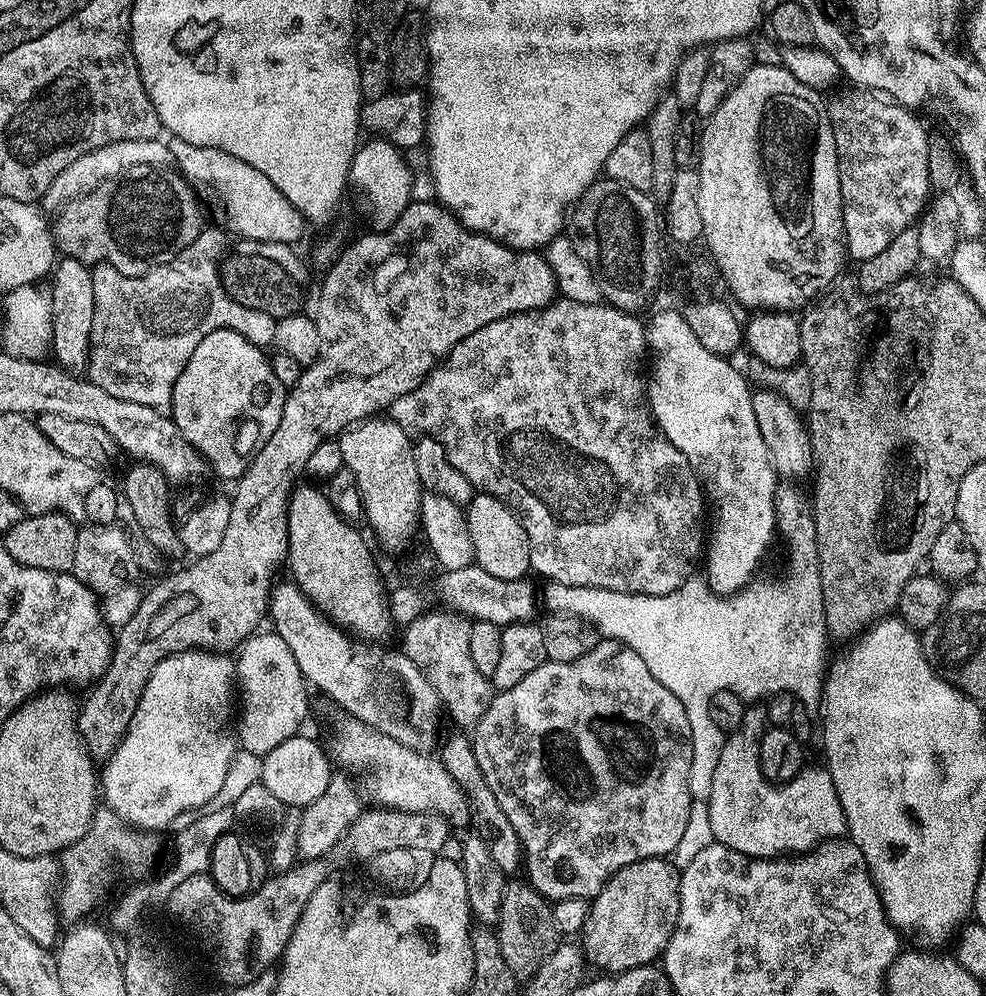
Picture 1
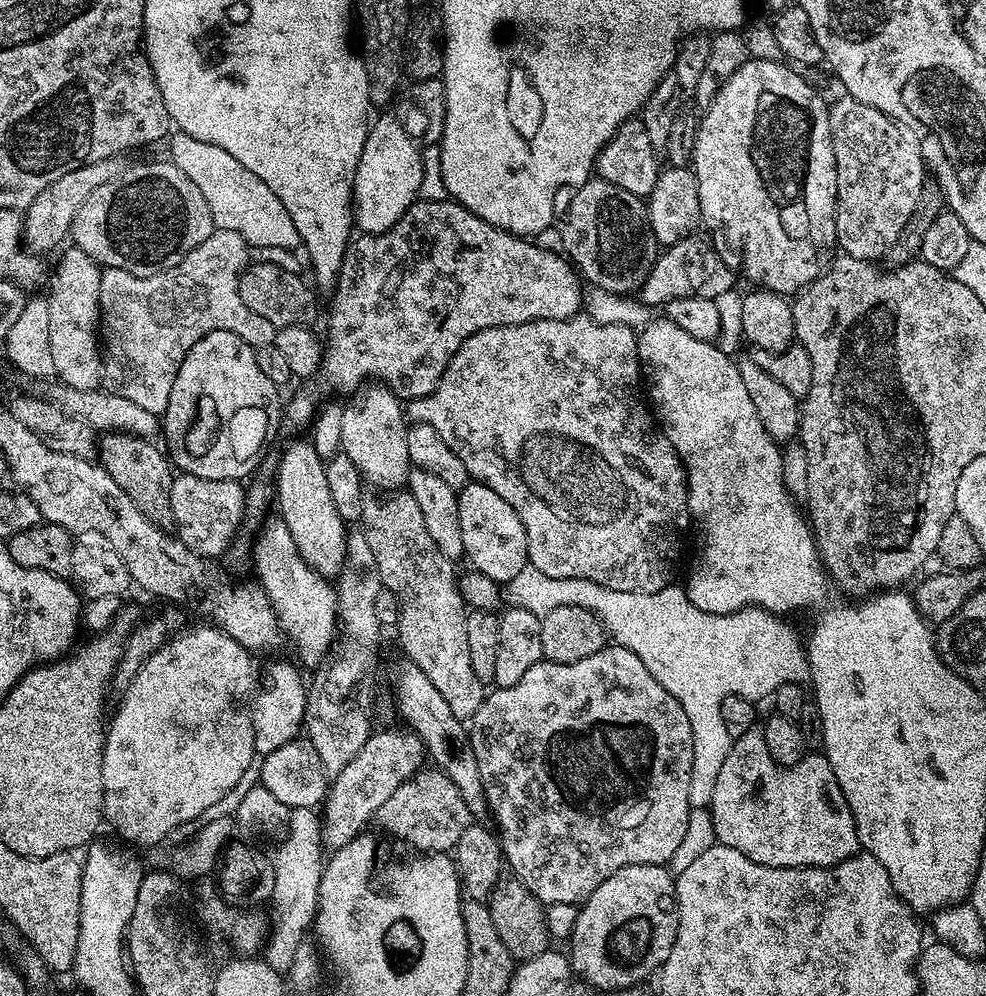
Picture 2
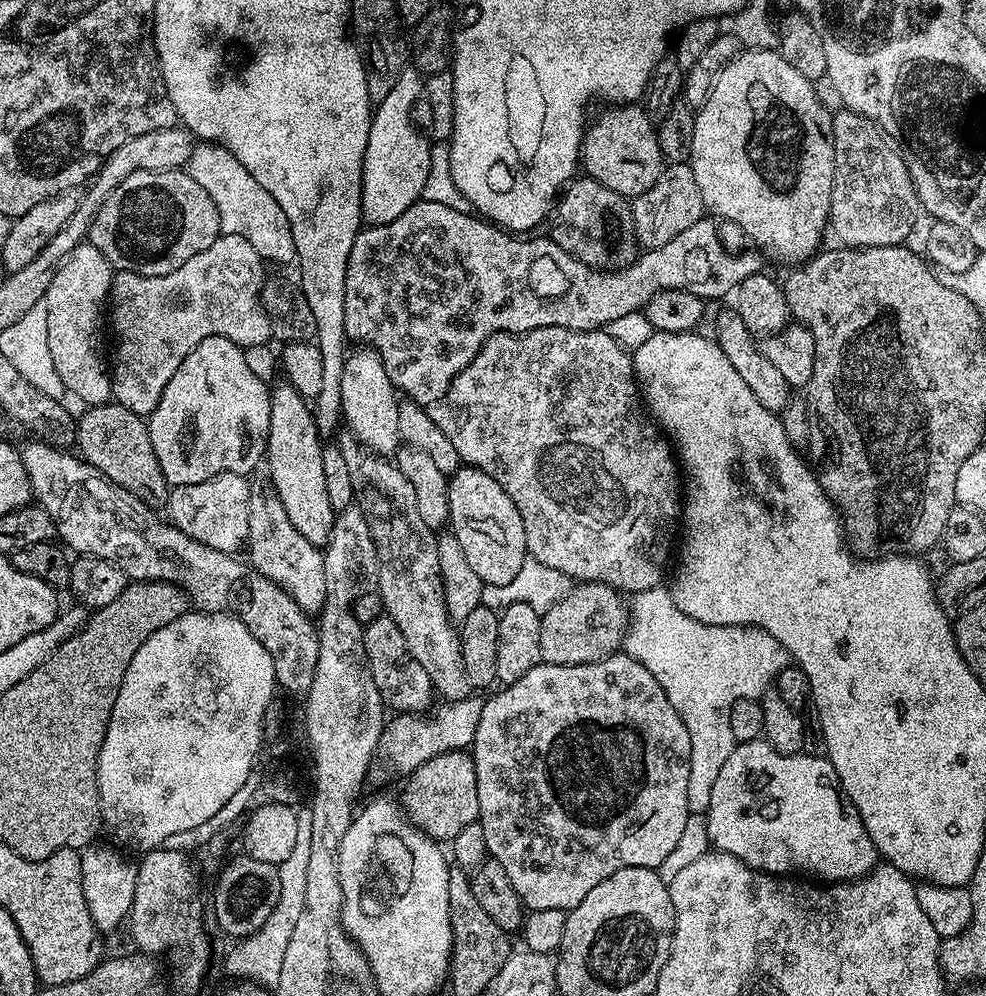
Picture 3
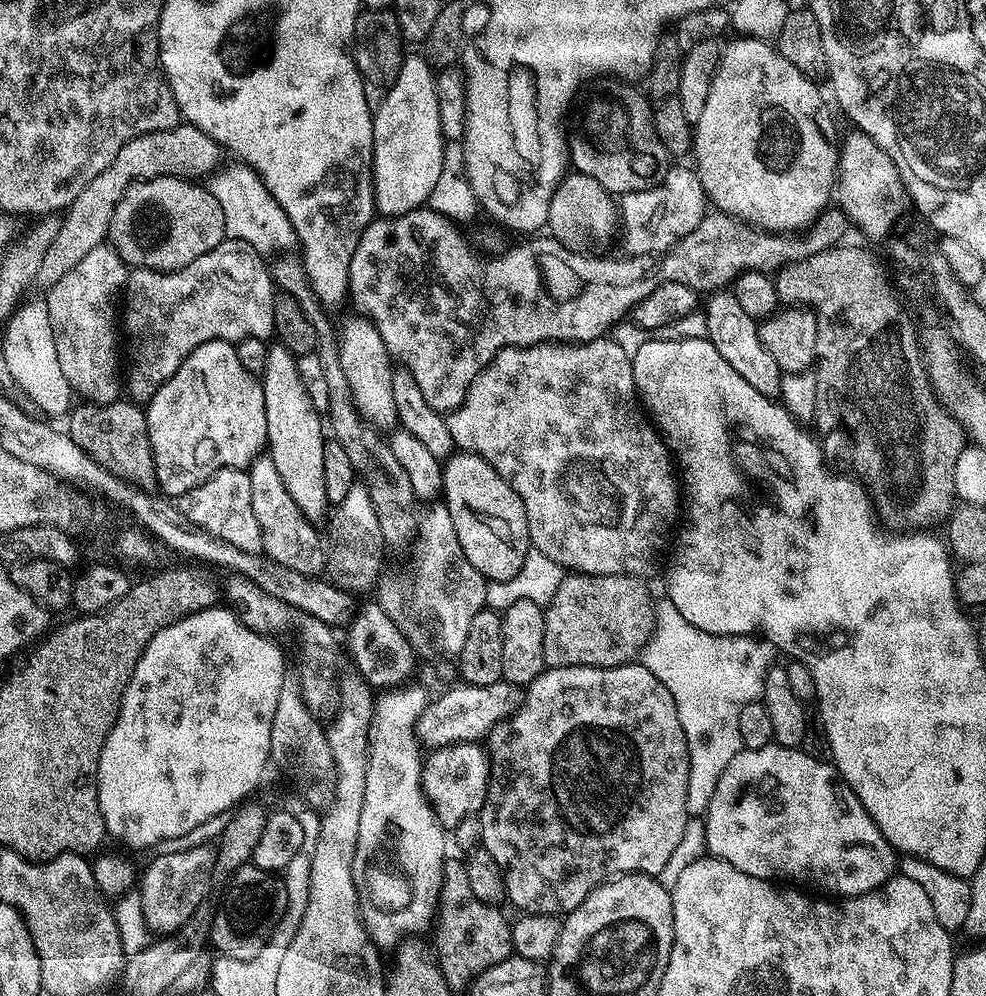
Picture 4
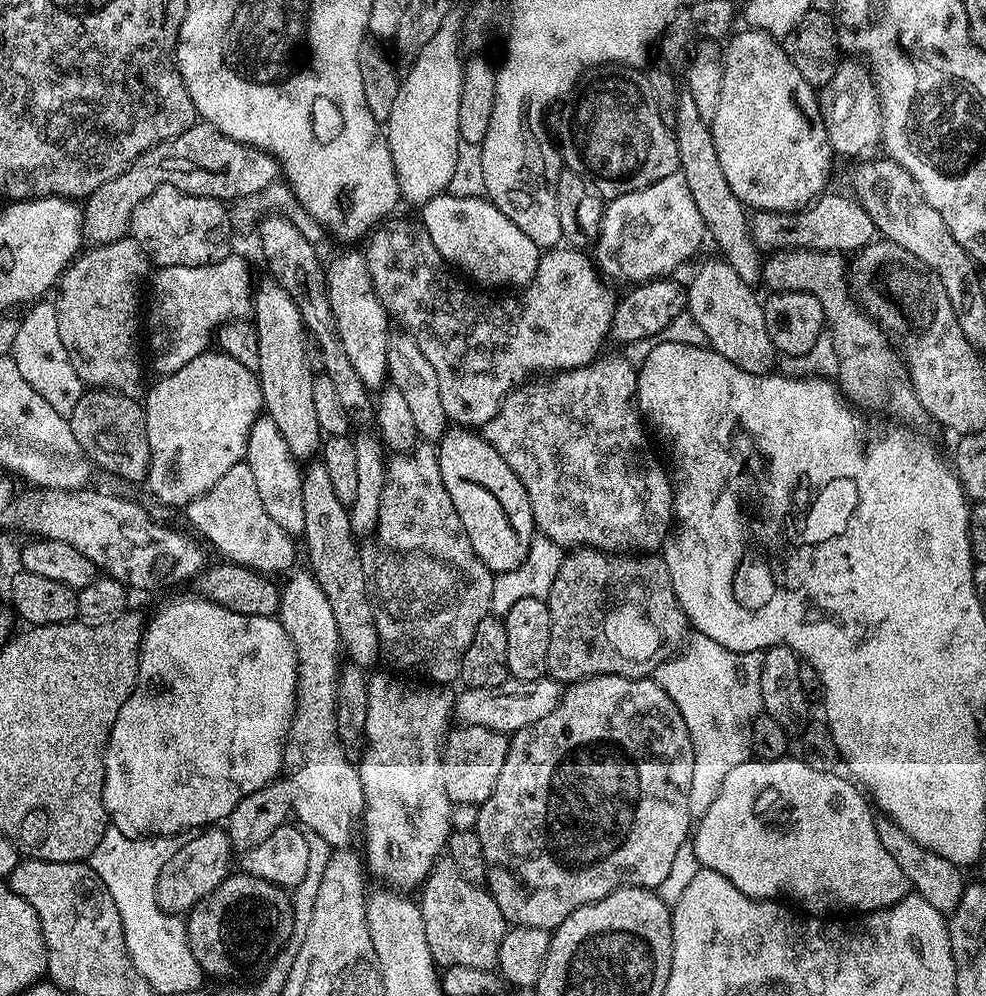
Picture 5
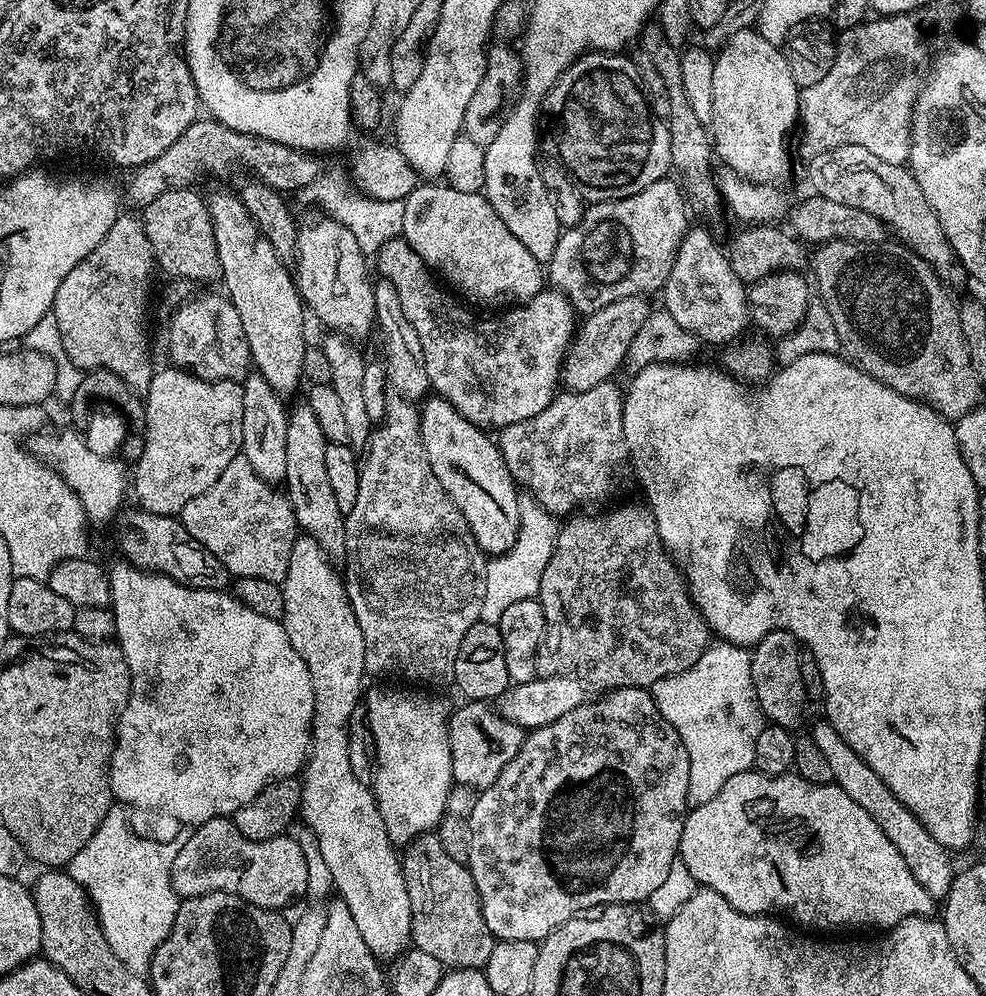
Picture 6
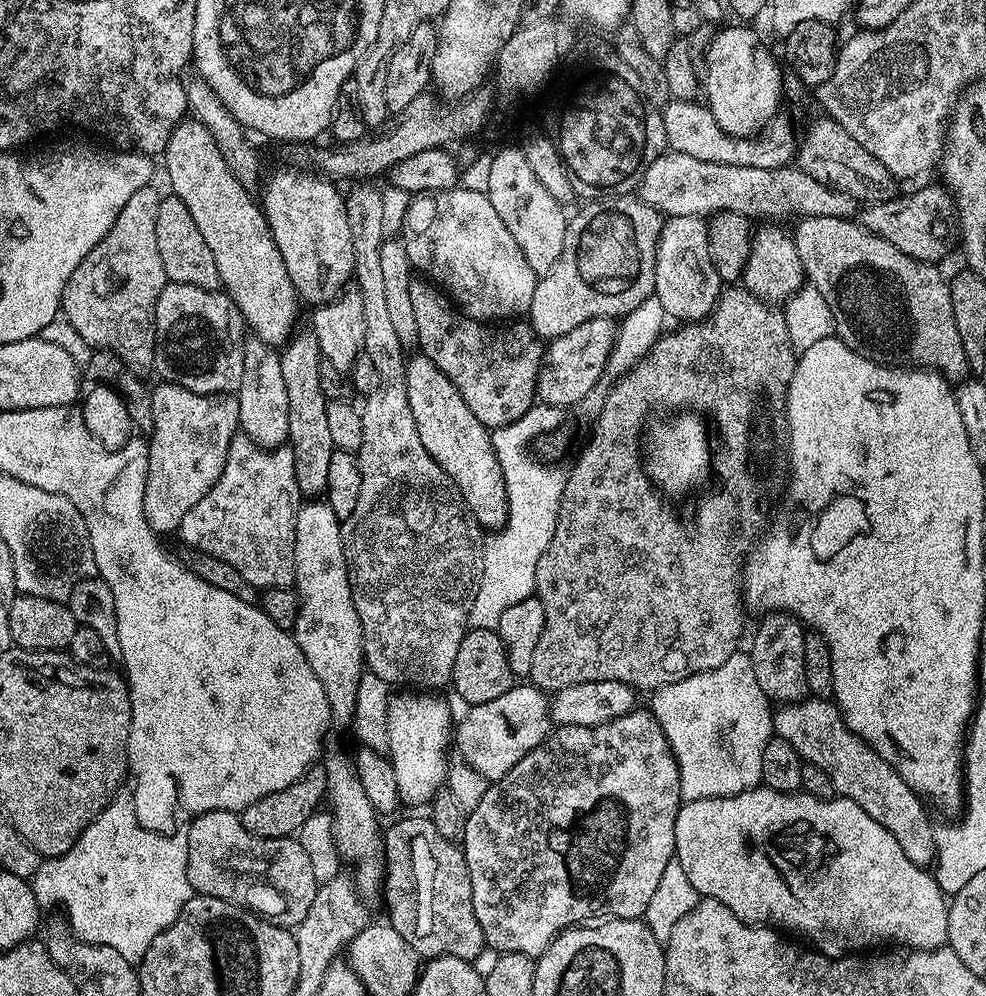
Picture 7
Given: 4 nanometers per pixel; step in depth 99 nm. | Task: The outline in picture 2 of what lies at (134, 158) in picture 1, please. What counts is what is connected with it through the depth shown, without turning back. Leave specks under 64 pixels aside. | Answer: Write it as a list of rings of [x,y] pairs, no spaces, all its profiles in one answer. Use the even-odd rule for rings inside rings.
[[[112,158],[95,160],[62,174],[58,182],[50,182],[50,186],[46,186],[46,190],[42,190],[42,194],[38,194],[38,198],[34,198],[34,202],[30,202],[30,206],[23,213],[23,247],[32,254],[52,251],[55,253],[69,239],[72,220],[82,202],[86,202],[86,198],[90,198],[90,194],[94,194],[98,186],[117,179],[116,163],[117,161]]]

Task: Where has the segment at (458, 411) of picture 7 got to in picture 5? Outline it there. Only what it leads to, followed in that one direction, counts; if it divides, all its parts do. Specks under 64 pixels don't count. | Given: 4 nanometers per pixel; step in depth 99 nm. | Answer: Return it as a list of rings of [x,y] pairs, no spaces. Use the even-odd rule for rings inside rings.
[[[452,426],[438,442],[440,473],[454,502],[454,510],[470,538],[474,554],[494,574],[509,572],[522,562],[534,535],[532,511],[522,482],[483,435],[464,426]]]

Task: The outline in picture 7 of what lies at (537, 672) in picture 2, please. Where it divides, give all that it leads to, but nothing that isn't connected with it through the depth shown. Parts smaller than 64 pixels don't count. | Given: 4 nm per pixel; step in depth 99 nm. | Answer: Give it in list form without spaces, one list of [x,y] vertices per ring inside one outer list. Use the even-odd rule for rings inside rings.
[[[637,706],[624,716],[614,718],[605,724],[590,726],[570,726],[561,724],[543,740],[538,747],[530,750],[518,766],[514,766],[501,780],[489,783],[478,806],[468,812],[466,834],[462,841],[464,861],[470,874],[470,890],[474,902],[474,918],[482,926],[484,943],[493,953],[526,954],[538,958],[551,945],[561,932],[579,925],[581,922],[592,922],[597,918],[630,918],[643,917],[646,906],[654,890],[658,890],[658,881],[666,871],[666,866],[674,860],[676,843],[674,842],[674,822],[682,803],[680,795],[680,771],[676,756],[672,753],[670,742],[662,726],[651,711]]]

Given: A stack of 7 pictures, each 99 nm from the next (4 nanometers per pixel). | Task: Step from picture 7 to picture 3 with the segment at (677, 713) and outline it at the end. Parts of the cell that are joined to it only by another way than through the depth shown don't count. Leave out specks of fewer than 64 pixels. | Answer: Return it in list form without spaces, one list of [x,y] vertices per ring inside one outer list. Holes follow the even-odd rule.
[[[667,587],[651,588],[635,593],[630,600],[630,619],[628,630],[624,633],[623,651],[633,656],[639,664],[646,666],[650,674],[666,690],[670,706],[678,710],[678,718],[690,734],[690,786],[686,786],[686,802],[689,813],[707,813],[710,806],[710,793],[714,781],[736,749],[734,734],[726,730],[728,707],[736,700],[754,700],[763,697],[773,687],[775,678],[783,668],[789,667],[790,657],[781,644],[763,628],[746,624],[734,626],[714,626],[703,624],[690,614],[684,614],[676,605],[676,599]]]

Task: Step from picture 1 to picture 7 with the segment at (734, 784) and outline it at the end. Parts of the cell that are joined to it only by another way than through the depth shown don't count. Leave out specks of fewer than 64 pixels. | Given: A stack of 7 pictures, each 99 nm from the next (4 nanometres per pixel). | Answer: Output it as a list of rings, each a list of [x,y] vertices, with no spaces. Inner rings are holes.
[[[757,786],[739,792],[733,796],[715,796],[714,798],[702,798],[701,800],[688,800],[681,803],[676,821],[674,822],[674,842],[676,843],[676,854],[674,860],[680,864],[683,873],[690,880],[690,886],[701,897],[709,900],[722,902],[746,924],[757,926],[771,926],[777,930],[789,928],[792,932],[801,932],[808,936],[807,943],[815,951],[821,952],[824,956],[850,956],[863,953],[865,950],[876,950],[879,944],[904,944],[908,950],[927,950],[930,948],[943,948],[948,943],[948,906],[946,893],[940,889],[935,875],[928,868],[919,868],[906,858],[902,846],[858,802],[847,800],[845,796],[837,795],[833,799],[824,799],[822,797],[812,796],[803,790],[794,792],[779,792],[773,788]]]

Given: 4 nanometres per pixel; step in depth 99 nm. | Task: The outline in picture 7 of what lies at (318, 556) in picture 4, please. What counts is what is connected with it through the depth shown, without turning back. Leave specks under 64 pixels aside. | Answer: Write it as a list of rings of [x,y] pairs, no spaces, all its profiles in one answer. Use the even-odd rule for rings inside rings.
[[[255,338],[244,341],[243,373],[239,389],[234,393],[240,415],[239,431],[249,436],[259,448],[278,448],[288,439],[288,407],[286,385],[282,379],[280,352],[273,345]]]

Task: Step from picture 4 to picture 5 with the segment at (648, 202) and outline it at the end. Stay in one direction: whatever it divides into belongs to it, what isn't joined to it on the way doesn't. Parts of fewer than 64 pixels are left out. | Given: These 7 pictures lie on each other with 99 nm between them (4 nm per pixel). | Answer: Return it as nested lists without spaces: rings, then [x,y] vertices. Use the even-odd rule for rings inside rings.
[[[677,171],[642,190],[613,196],[607,201],[594,245],[594,260],[601,269],[616,272],[620,268],[616,261],[620,252],[628,260],[640,256],[640,268],[630,269],[628,276],[632,282],[647,282],[661,274],[675,273],[672,271],[686,263],[699,250],[703,240],[706,240],[706,225],[702,222],[702,214],[698,214],[698,206],[694,206],[686,178]]]

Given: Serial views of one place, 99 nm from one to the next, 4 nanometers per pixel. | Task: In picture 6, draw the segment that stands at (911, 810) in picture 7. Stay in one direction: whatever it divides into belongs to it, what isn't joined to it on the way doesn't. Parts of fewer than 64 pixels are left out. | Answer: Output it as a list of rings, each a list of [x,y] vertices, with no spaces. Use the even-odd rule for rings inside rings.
[[[821,722],[814,725],[810,730],[810,737],[830,762],[833,781],[842,790],[846,790],[846,794],[850,794],[850,798],[854,798],[854,802],[858,802],[858,806],[862,806],[862,810],[866,810],[866,814],[870,814],[870,818],[878,822],[878,826],[882,826],[882,834],[886,834],[886,838],[894,842],[898,854],[906,858],[906,866],[910,866],[910,874],[918,878],[918,886],[934,898],[947,896],[952,879],[957,874],[957,869],[952,868],[953,853],[944,848],[942,842],[938,842],[938,838],[934,838],[934,834],[930,834],[930,830],[922,826],[922,822],[918,822],[913,812],[898,800],[894,790],[890,790],[890,786],[886,786],[886,782],[882,782],[882,778],[878,778],[874,770],[870,770],[864,759],[850,750],[850,746],[840,737],[838,730],[834,730],[832,724]]]

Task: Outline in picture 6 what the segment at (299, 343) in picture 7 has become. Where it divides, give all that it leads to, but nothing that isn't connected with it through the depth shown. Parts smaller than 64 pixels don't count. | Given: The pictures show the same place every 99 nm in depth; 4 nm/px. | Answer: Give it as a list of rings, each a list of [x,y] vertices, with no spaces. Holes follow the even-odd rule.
[[[300,402],[296,409],[293,407],[286,426],[286,474],[282,484],[296,515],[299,531],[304,534],[314,530],[314,534],[320,532],[322,536],[328,536],[328,532],[344,528],[344,522],[338,522],[338,501],[334,499],[334,489],[326,475],[328,446],[328,439],[322,434],[322,426],[318,424],[318,417],[311,406]]]

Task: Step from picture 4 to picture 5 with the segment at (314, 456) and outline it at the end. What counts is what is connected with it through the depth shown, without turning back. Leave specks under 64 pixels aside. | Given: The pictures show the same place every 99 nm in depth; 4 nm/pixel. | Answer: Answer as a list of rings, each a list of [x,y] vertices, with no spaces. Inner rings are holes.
[[[264,278],[254,288],[251,315],[256,316],[254,327],[258,340],[258,375],[264,399],[263,411],[278,426],[290,454],[300,462],[317,455],[322,444],[318,418],[314,415],[314,373],[308,362],[308,348],[304,344],[306,329],[298,314],[298,306],[278,286],[275,280]]]

